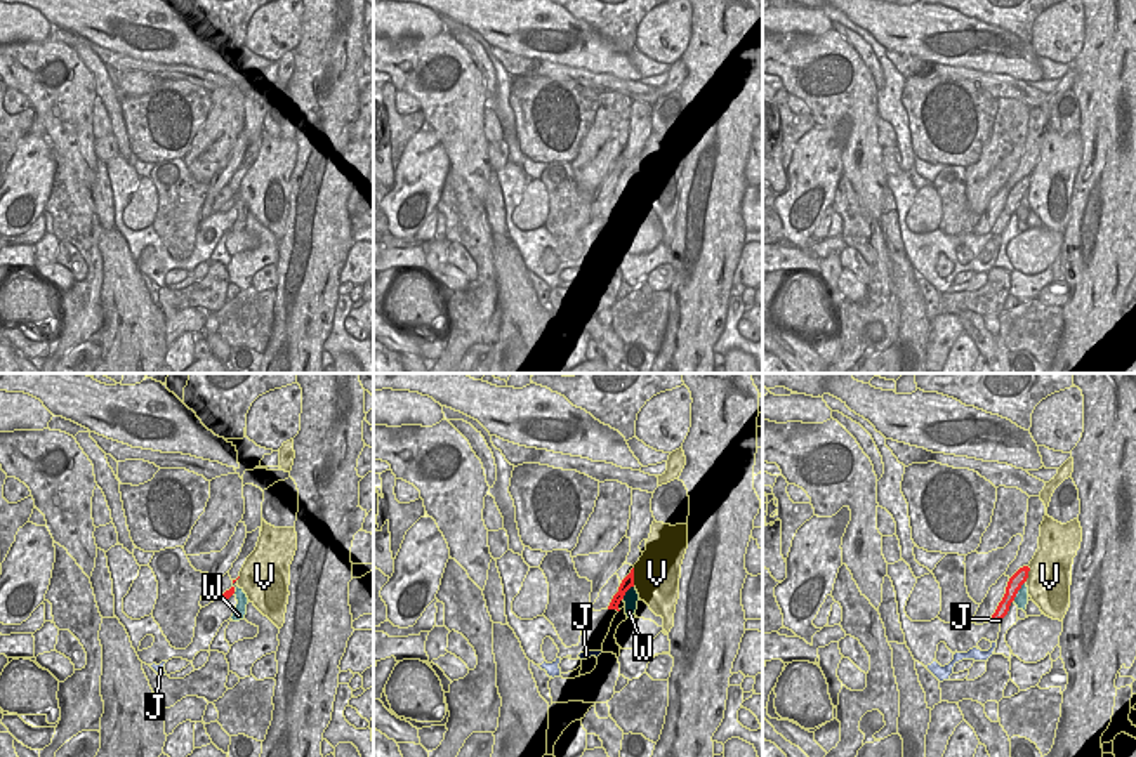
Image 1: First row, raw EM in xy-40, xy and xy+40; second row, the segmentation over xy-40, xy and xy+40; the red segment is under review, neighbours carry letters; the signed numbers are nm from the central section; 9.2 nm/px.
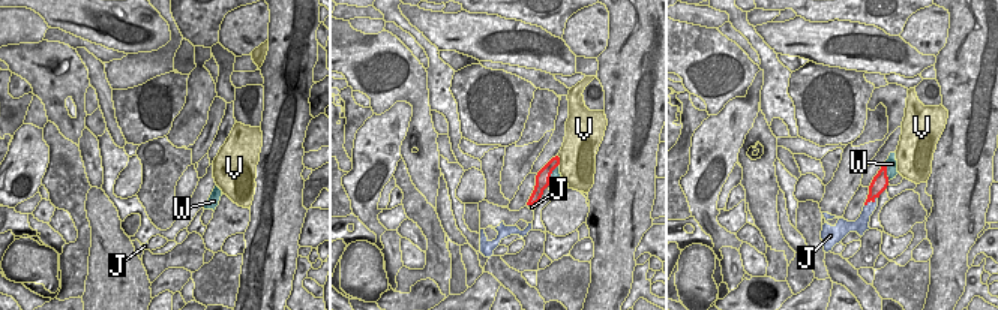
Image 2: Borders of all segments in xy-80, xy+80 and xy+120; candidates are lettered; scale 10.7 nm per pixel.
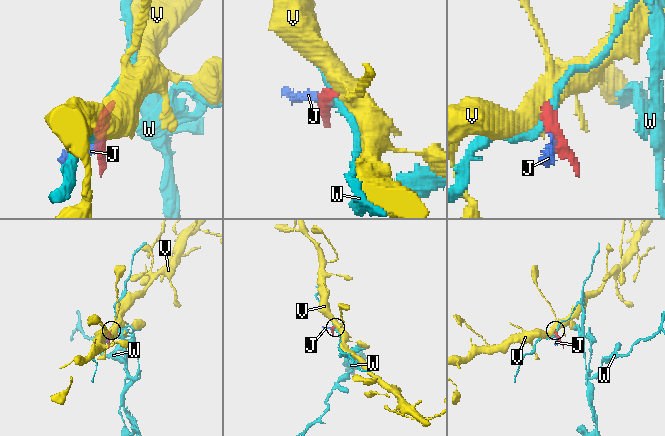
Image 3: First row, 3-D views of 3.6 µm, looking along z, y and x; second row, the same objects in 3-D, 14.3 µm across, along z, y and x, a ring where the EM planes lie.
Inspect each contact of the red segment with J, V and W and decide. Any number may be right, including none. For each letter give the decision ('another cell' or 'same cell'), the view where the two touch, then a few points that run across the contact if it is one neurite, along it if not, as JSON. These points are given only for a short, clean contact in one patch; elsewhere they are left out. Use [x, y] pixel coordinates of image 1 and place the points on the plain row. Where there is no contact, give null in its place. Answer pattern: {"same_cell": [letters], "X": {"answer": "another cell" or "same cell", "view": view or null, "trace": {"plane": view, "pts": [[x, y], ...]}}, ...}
{"same_cell": [], "J": {"answer": "another cell", "view": "xy+40", "trace": {"plane": "xy+40", "pts": [[1001, 230], [994, 233]]}}, "V": {"answer": "another cell", "view": "xy", "trace": {"plane": "xy", "pts": [[633, 179], [634, 197]]}}, "W": {"answer": "another cell", "view": "xy+40", "trace": {"plane": "xy+40", "pts": [[1025, 191], [1013, 210]]}}}

